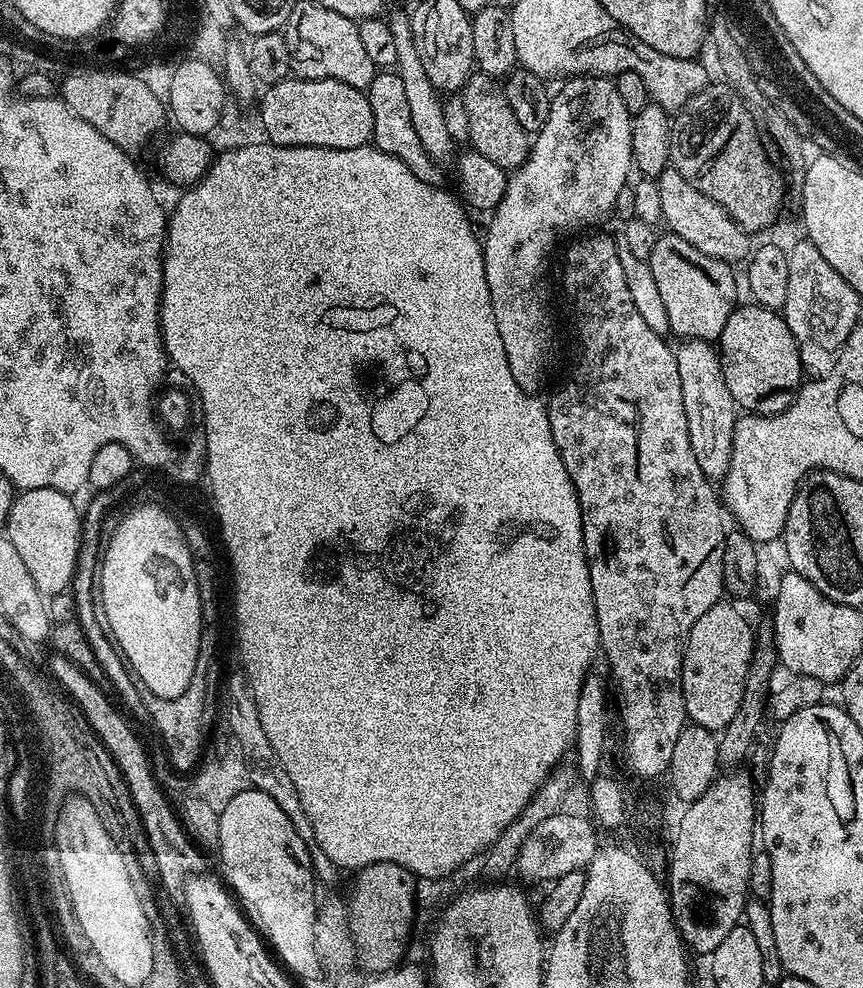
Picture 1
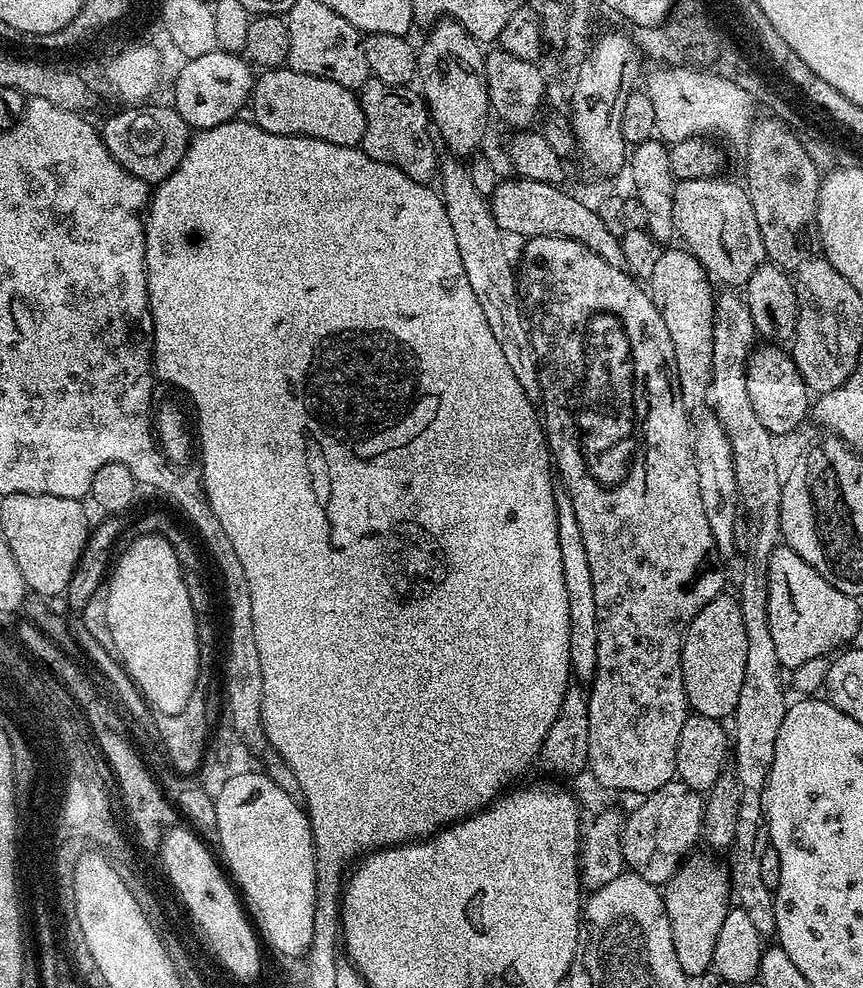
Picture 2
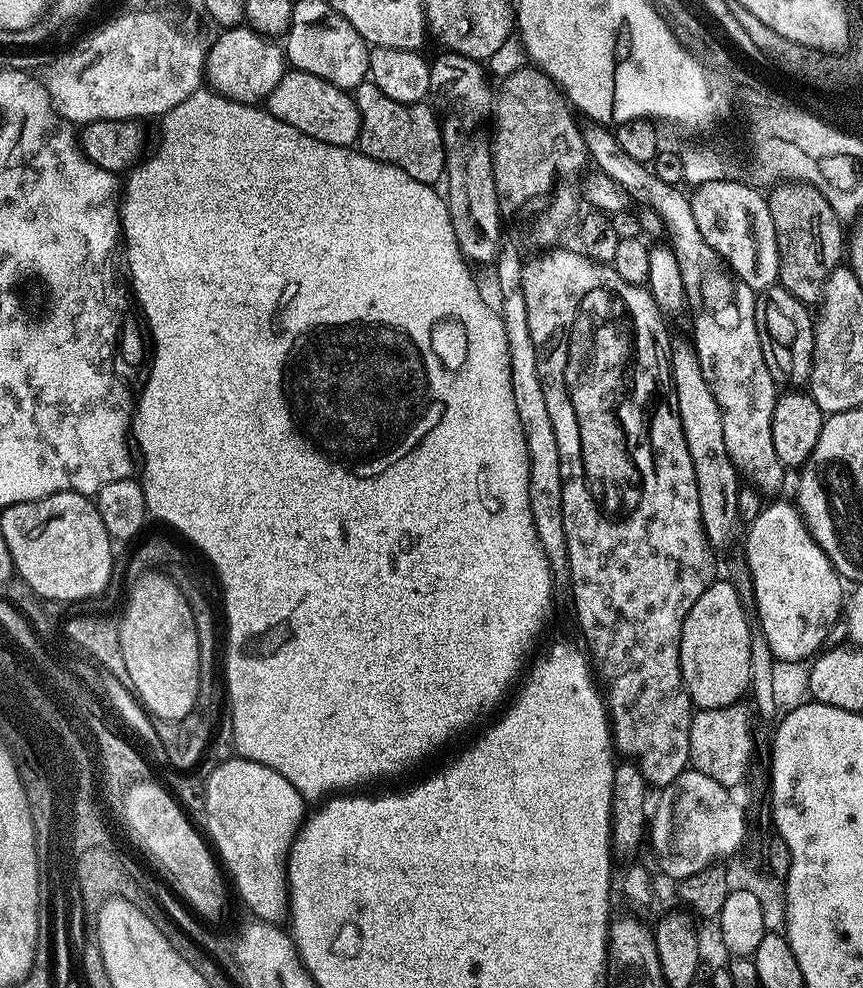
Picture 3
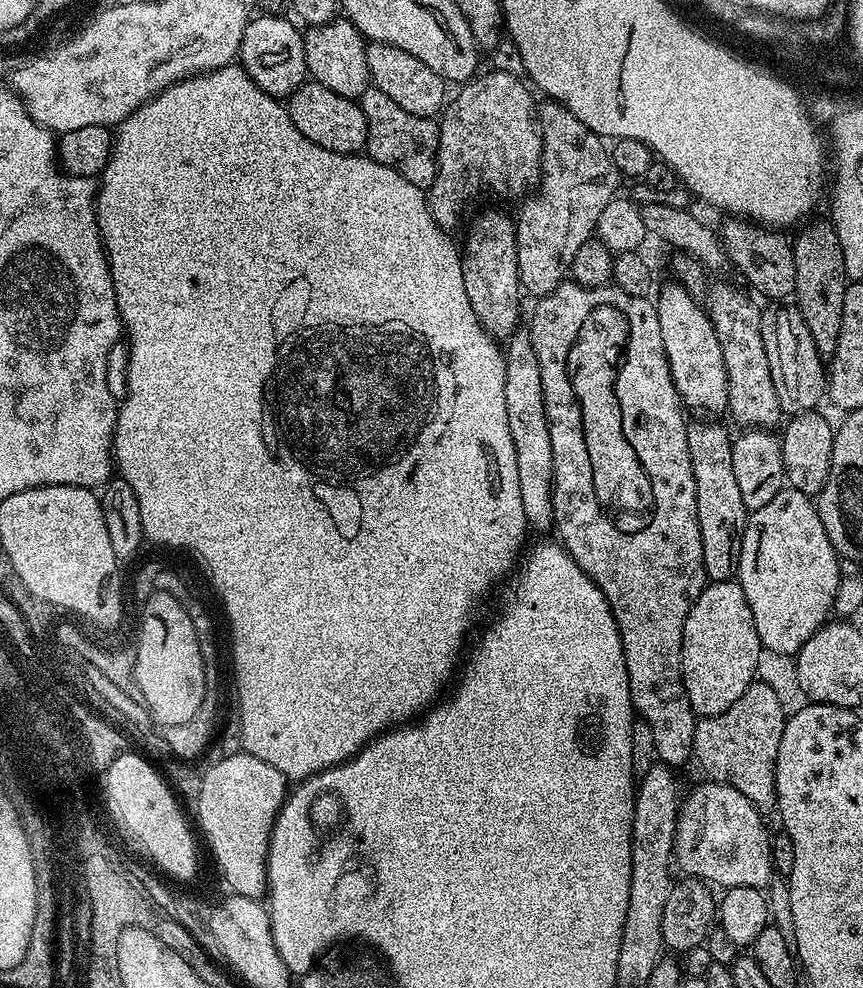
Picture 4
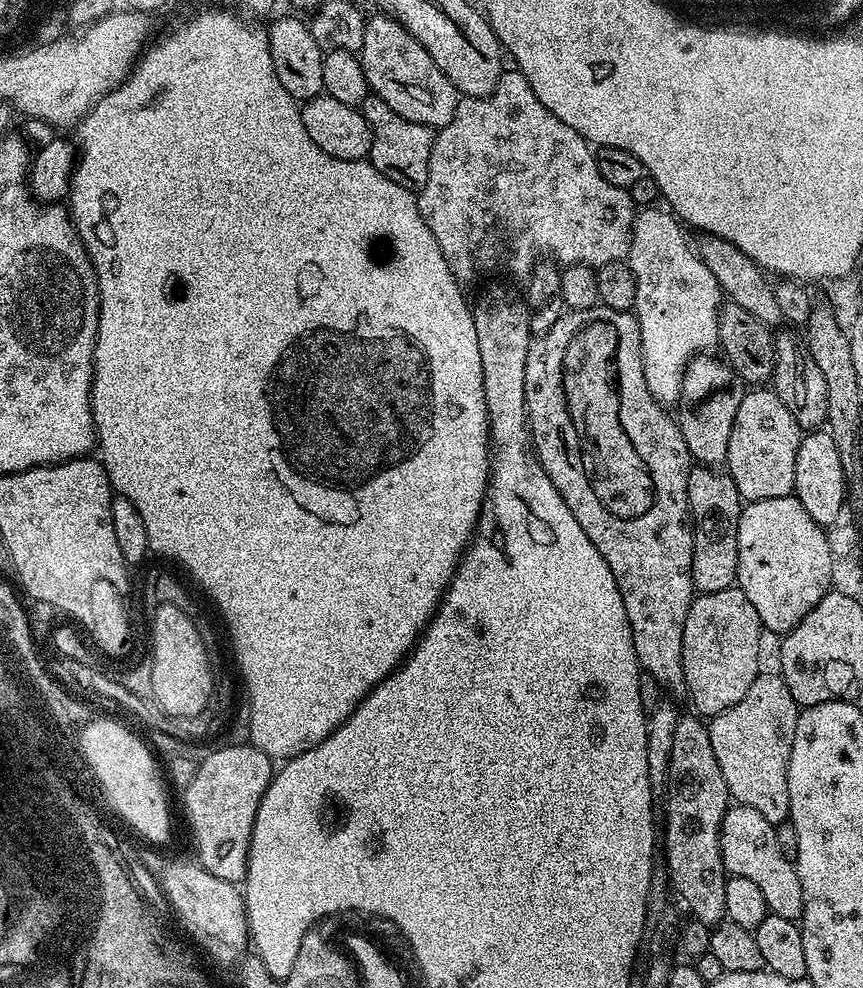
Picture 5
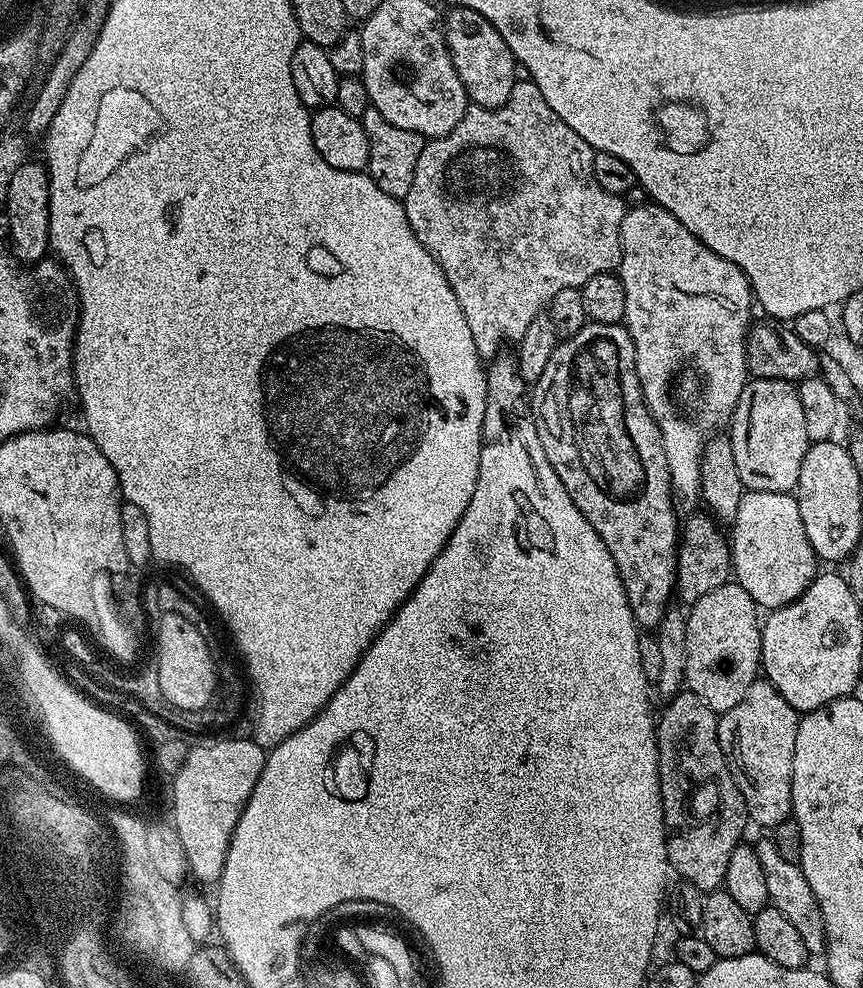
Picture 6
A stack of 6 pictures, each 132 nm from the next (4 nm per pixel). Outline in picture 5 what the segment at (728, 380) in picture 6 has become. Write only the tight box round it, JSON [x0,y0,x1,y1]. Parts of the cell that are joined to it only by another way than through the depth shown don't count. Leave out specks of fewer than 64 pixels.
[626,206,722,406]

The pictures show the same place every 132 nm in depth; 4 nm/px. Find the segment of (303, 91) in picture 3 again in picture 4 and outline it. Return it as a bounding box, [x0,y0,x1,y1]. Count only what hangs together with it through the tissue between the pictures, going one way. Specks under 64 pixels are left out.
[286,82,368,156]

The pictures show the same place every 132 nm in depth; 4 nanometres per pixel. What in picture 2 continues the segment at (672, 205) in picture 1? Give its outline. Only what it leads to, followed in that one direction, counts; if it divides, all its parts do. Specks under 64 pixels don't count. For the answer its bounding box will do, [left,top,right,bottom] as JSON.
[674,178,765,290]

